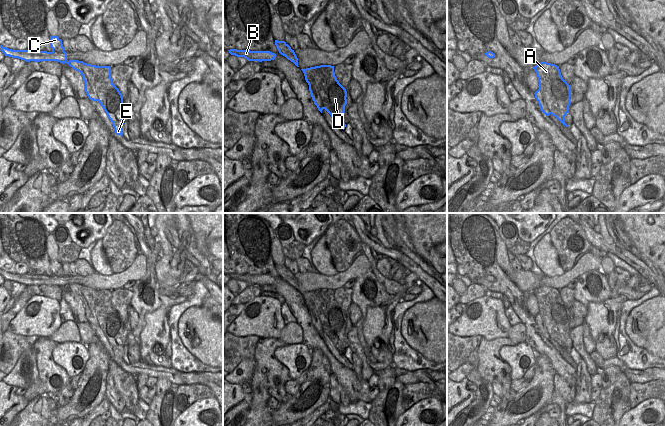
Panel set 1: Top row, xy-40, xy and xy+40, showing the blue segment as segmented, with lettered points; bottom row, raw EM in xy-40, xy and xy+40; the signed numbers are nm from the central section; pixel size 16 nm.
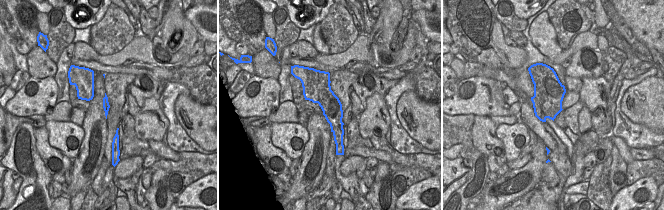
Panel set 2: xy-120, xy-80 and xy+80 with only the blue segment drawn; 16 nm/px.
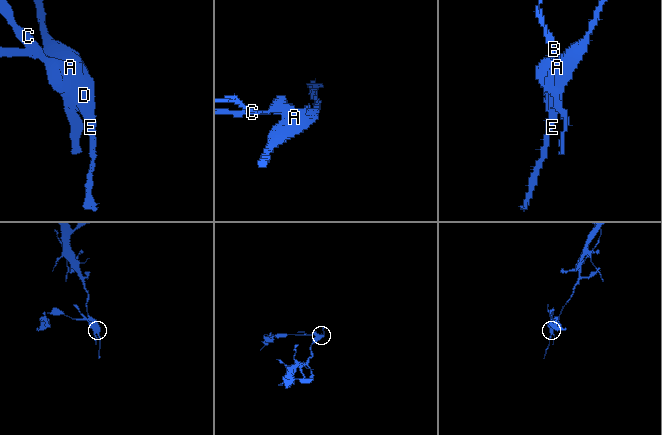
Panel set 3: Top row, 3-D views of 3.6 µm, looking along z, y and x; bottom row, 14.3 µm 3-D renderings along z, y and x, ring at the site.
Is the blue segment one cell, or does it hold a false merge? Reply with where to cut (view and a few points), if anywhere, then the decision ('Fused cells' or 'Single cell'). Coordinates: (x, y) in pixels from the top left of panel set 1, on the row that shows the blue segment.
Split along xy-40 (73, 60), (66, 62). Fused cells.

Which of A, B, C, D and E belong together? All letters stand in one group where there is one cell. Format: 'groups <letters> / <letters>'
groups A D E / B C

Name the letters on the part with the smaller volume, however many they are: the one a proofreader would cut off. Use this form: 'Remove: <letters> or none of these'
Remove: B, C

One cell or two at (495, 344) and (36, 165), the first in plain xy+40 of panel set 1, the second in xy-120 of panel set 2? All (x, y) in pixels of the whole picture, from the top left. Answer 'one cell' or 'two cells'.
two cells

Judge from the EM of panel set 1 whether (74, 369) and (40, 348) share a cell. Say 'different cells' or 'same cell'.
different cells

